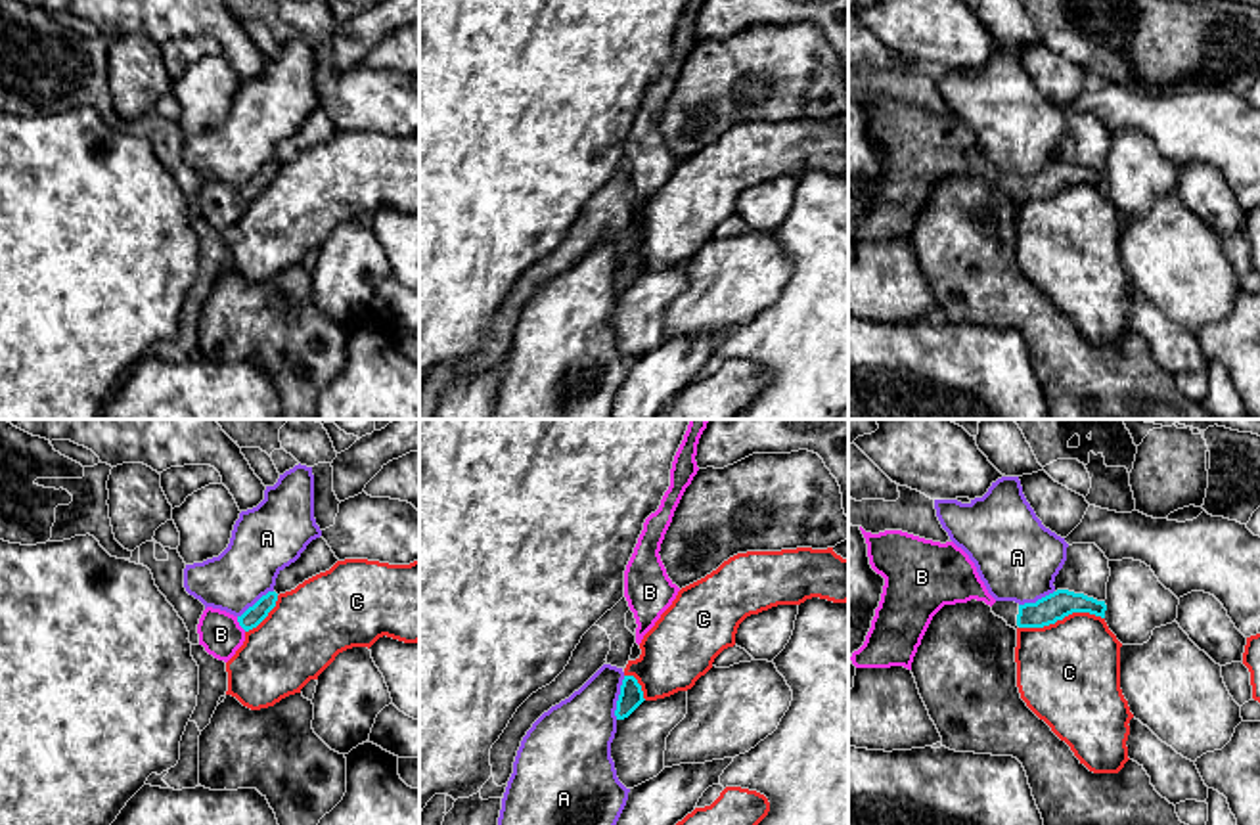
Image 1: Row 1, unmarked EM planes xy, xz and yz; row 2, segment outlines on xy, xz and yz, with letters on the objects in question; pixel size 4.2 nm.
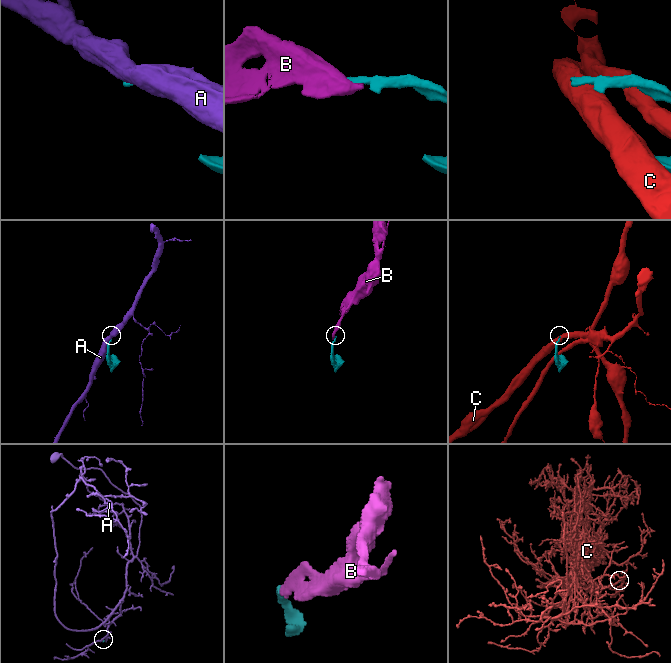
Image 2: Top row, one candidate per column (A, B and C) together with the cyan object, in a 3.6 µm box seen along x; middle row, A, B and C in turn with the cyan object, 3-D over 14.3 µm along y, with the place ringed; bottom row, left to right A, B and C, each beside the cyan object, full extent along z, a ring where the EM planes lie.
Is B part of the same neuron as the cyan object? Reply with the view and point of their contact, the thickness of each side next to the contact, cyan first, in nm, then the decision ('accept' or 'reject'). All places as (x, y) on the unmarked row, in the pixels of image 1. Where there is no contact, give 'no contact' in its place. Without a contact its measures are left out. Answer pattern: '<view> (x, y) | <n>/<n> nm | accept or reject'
xy (240, 196) | 80/180 nm | accept

